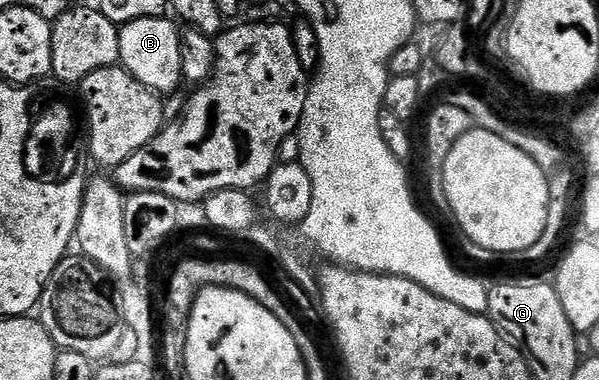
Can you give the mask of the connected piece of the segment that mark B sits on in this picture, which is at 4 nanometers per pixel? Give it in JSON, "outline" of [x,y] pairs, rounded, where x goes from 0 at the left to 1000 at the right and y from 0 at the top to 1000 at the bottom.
{"outline":[[[247,45],[234,55],[202,63],[200,166],[227,213],[234,213],[249,239],[264,242],[265,253],[282,253],[306,226],[304,174],[301,171],[301,118],[304,97],[301,71],[289,47]]]}

